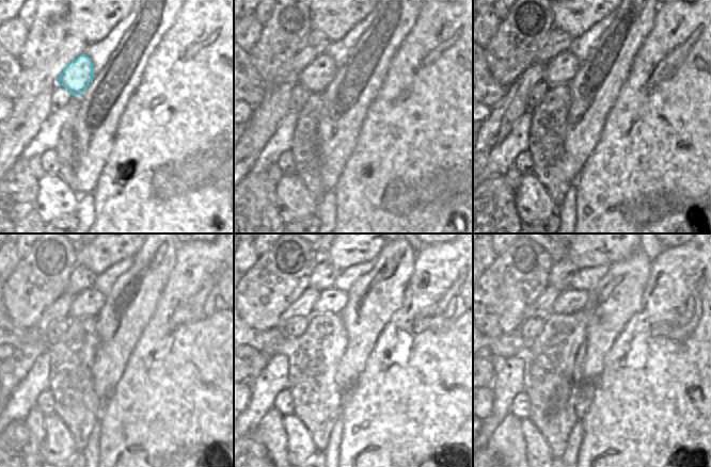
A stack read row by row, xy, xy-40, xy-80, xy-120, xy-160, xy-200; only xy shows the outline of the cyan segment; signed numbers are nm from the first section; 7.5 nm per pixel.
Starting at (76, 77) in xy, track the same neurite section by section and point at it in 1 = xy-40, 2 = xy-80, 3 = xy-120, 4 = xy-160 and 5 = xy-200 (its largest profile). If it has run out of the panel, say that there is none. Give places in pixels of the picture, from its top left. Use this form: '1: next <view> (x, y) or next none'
1: next xy-40 (320, 71)
2: next xy-80 (561, 70)
3: next xy-120 (89, 303)
4: next xy-160 (332, 300)
5: next xy-200 (569, 301)

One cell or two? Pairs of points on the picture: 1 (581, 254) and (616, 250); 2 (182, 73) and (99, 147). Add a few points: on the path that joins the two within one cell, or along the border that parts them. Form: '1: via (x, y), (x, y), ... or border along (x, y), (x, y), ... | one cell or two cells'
1: via (589, 251), (607, 248) | one cell
2: border along (124, 110), (114, 134), (114, 144), (108, 158) | two cells

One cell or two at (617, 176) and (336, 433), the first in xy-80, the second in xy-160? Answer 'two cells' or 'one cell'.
two cells

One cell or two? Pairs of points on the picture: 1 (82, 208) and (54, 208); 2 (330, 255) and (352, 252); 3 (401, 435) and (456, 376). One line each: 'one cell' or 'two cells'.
1: two cells
2: one cell
3: one cell

